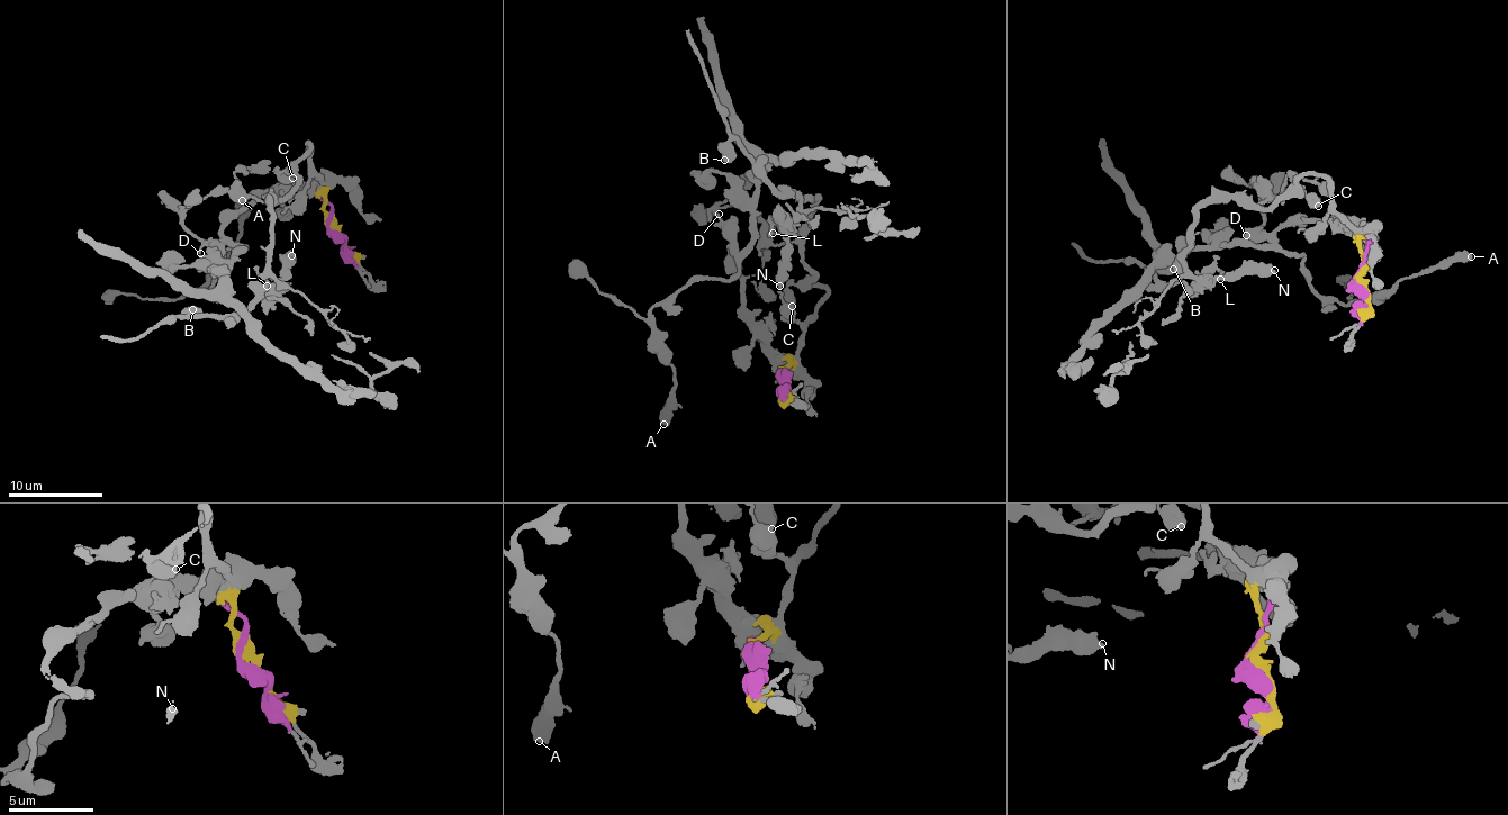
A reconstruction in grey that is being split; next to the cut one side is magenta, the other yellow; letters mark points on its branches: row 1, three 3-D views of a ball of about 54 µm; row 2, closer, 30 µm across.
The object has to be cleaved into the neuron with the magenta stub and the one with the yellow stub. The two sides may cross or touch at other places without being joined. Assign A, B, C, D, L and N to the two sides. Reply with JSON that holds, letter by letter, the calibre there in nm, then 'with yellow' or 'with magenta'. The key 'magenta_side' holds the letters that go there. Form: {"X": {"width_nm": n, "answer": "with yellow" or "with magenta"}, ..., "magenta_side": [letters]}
{"A": {"width_nm": 700, "answer": "with magenta"}, "B": {"width_nm": 650, "answer": "with yellow"}, "C": {"width_nm": 650, "answer": "with yellow"}, "D": {"width_nm": 150, "answer": "with magenta"}, "L": {"width_nm": 140, "answer": "with yellow"}, "N": {"width_nm": 550, "answer": "with yellow"}, "magenta_side": ["A", "D"]}

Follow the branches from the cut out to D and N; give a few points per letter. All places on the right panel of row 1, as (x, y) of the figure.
D: (1360, 281), (1364, 243), (1358, 229), (1343, 222), (1292, 219), (1267, 234), (1254, 231), (1246, 235)
N: (1362, 279), (1362, 242), (1334, 186), (1306, 174), (1266, 209), (1218, 197), (1198, 209), (1189, 271), (1274, 270)

